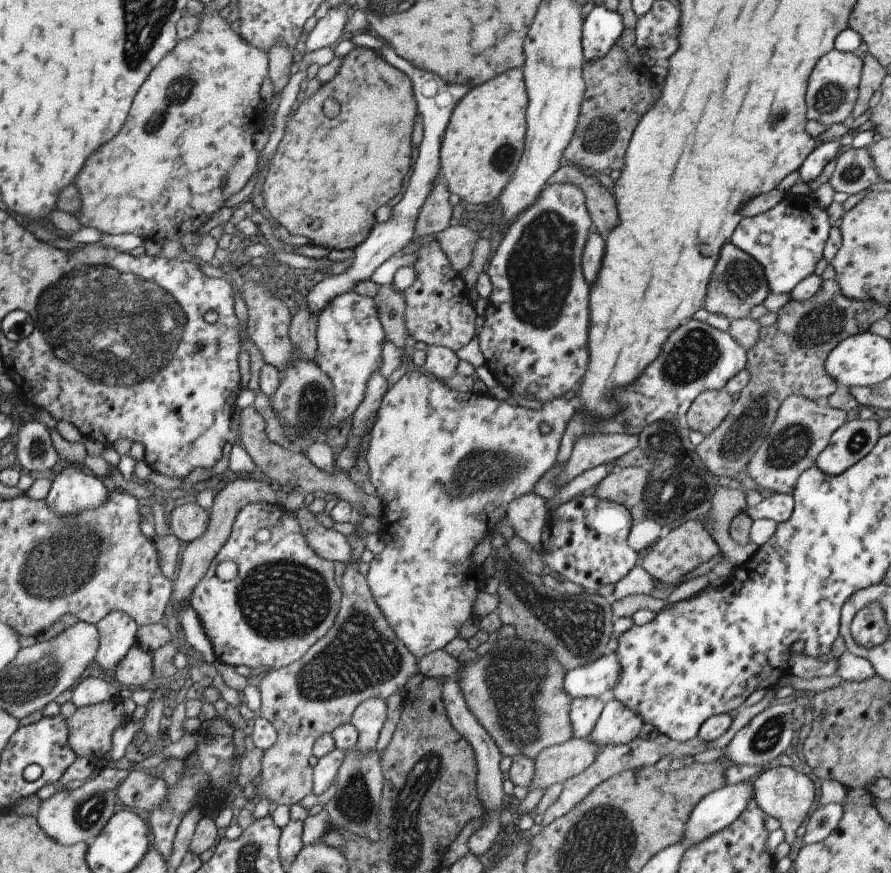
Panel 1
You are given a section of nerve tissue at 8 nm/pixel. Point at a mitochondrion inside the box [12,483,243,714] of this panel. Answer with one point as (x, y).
(68, 558)

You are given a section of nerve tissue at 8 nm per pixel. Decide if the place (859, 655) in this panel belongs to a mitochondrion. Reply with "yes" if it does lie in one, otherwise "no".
no

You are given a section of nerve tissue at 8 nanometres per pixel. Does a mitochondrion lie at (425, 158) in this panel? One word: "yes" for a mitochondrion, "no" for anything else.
no

